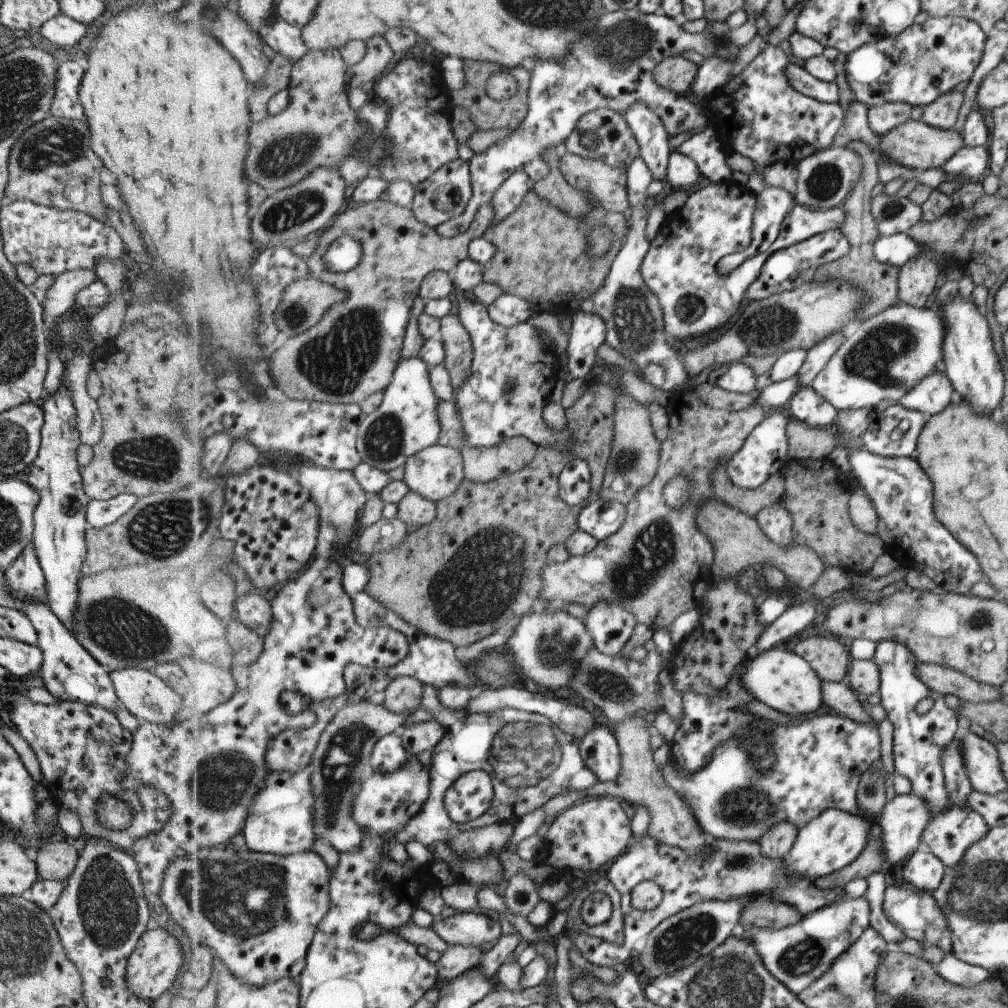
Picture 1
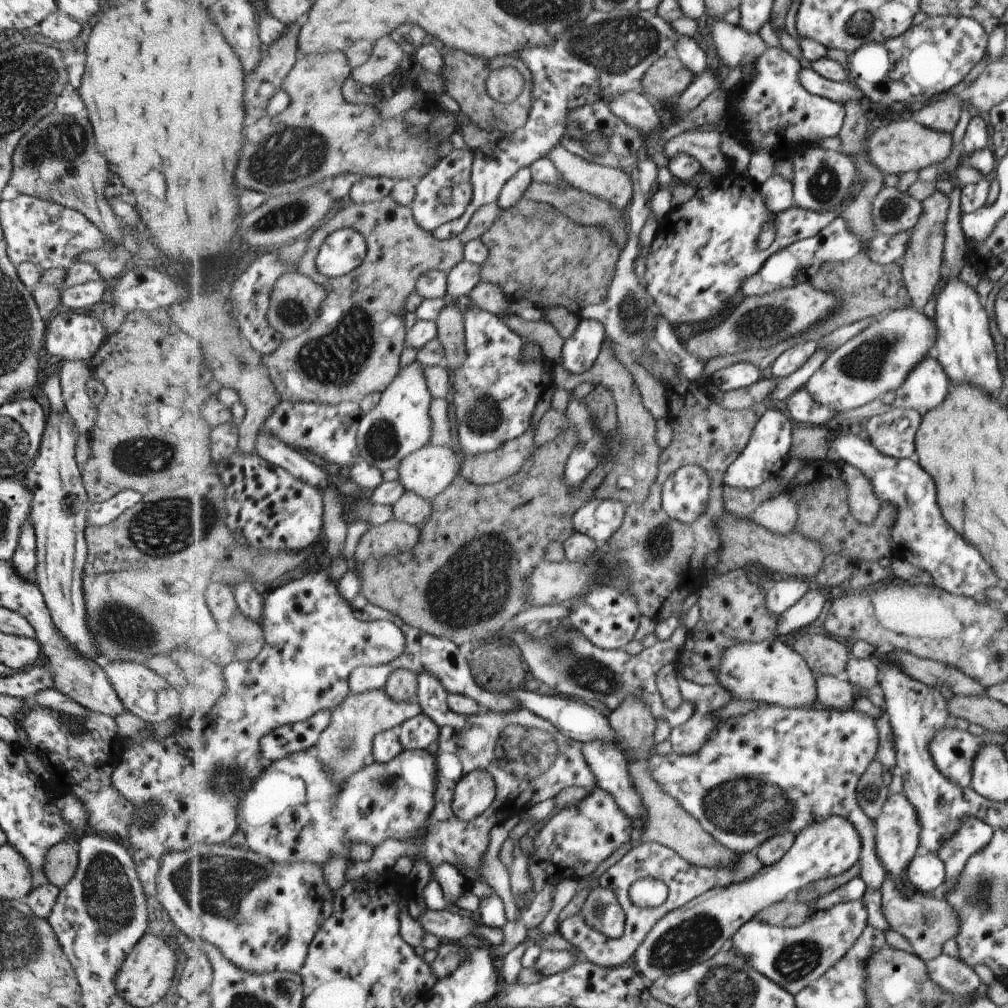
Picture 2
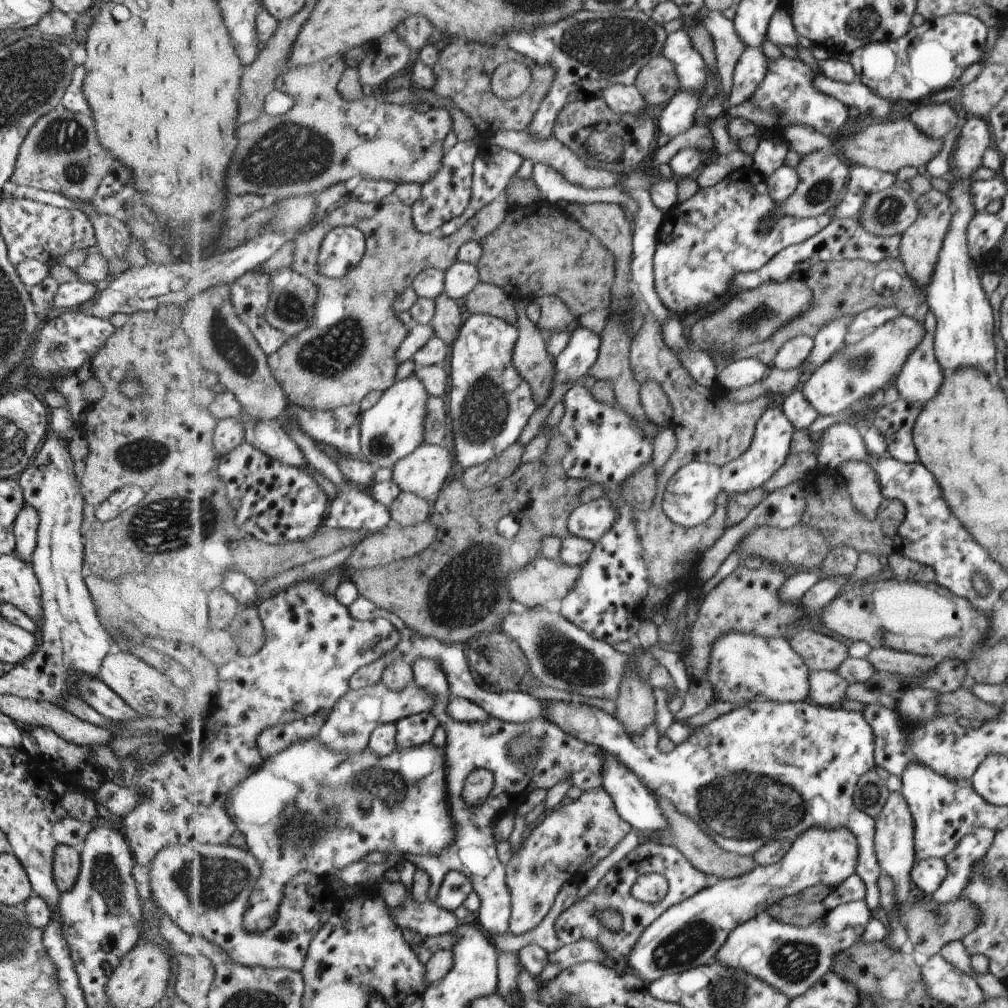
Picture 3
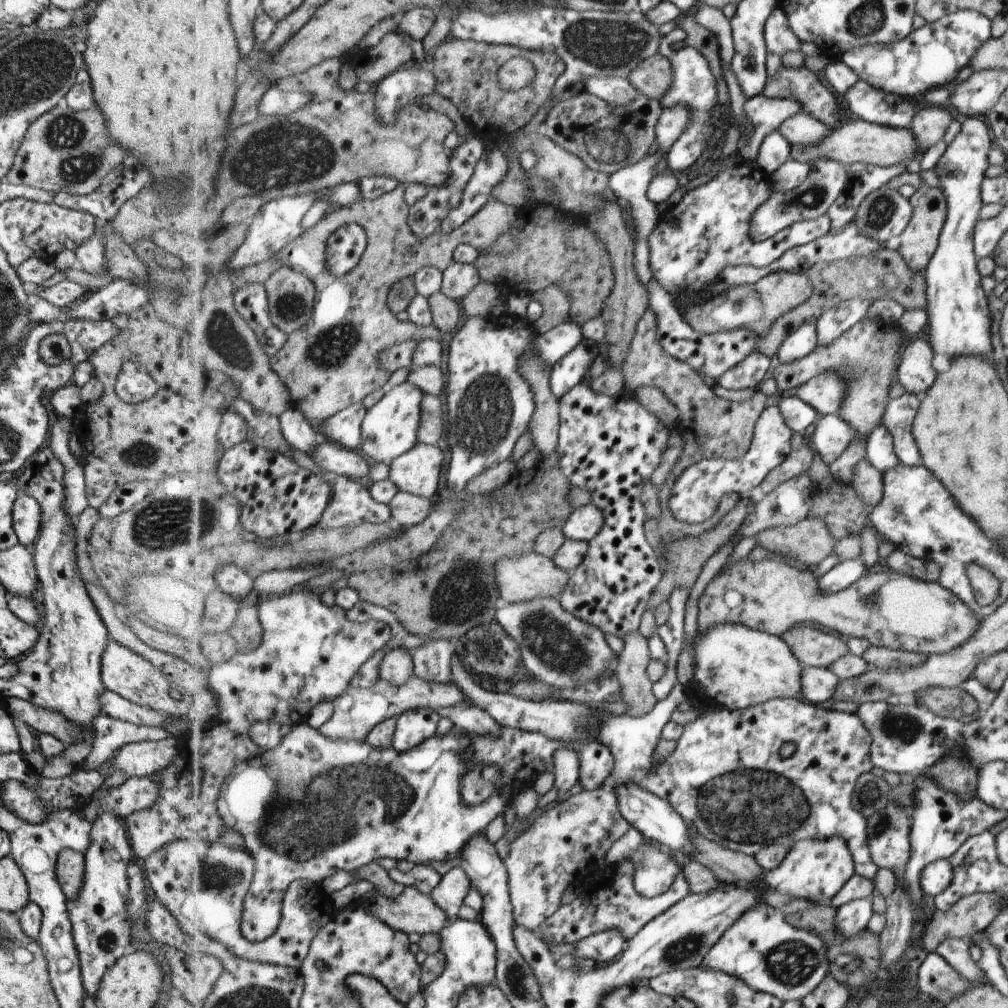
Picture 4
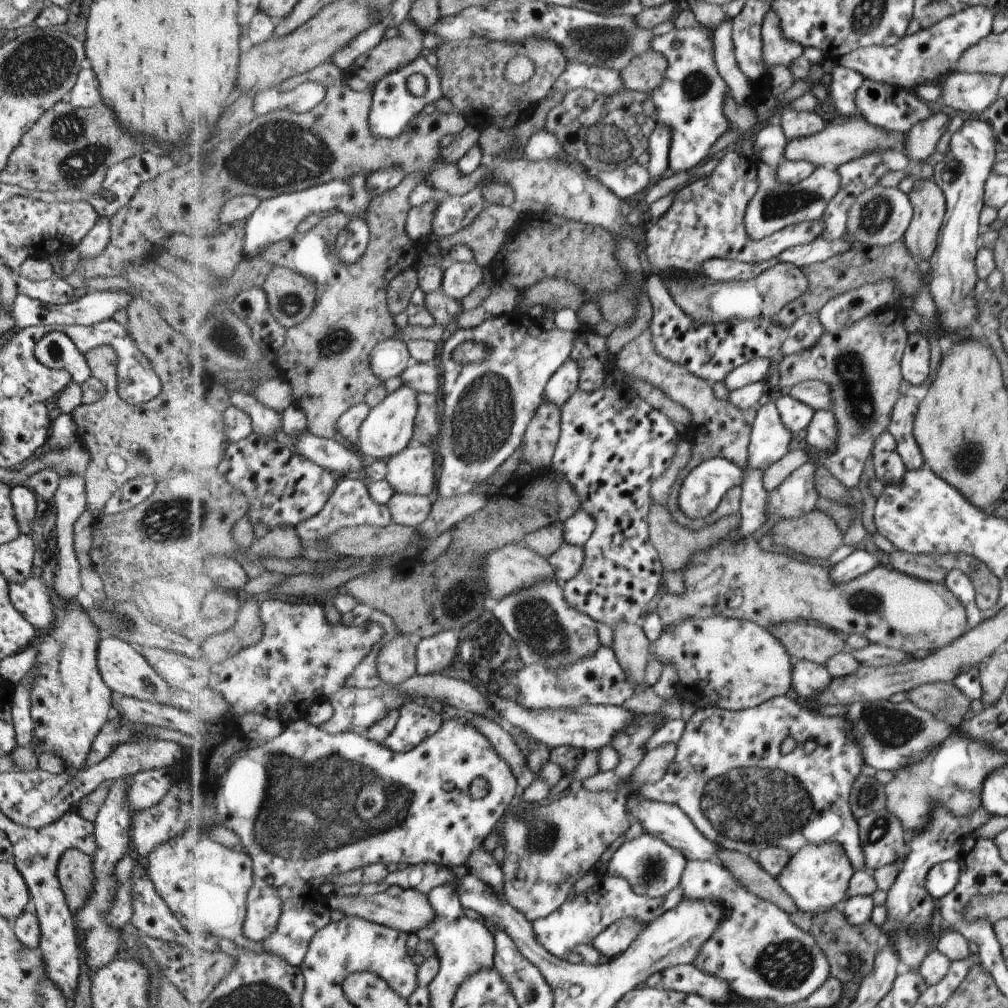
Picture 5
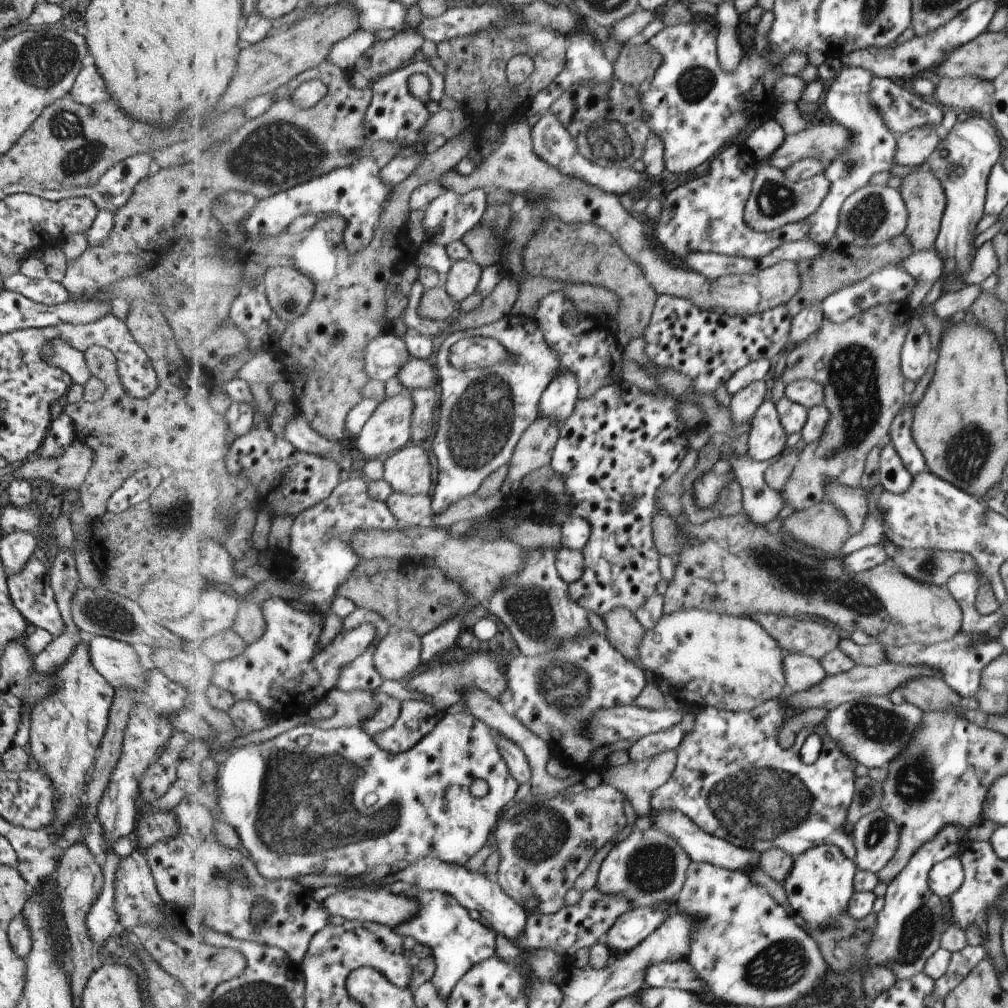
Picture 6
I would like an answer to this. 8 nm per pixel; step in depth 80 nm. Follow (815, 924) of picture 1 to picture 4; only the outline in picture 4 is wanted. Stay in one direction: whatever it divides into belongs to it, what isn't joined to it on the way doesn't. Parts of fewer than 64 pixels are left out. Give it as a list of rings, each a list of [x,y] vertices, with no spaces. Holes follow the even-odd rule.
[[[856,899],[855,902],[849,902],[847,905],[838,908],[837,930],[843,936],[853,938],[861,930],[866,930],[872,916],[871,900]],[[760,901],[755,908],[747,910],[707,954],[703,966],[713,968],[719,972],[725,972],[729,976],[741,978],[751,990],[769,993],[781,998],[783,1003],[803,1000],[818,989],[819,984],[829,976],[830,960],[826,955],[827,948],[823,940],[815,940],[813,932],[807,929],[793,928],[789,922],[785,922],[783,912],[777,908]]]

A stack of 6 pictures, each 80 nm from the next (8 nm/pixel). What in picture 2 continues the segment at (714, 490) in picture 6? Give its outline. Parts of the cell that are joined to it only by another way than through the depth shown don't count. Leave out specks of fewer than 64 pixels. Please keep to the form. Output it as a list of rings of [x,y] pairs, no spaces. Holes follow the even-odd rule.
[[[770,407],[755,428],[751,441],[743,453],[729,466],[724,475],[724,486],[731,488],[755,489],[765,485],[767,480],[777,477],[787,465],[792,448],[792,438],[795,423],[787,413]],[[698,463],[677,470],[662,491],[662,506],[669,518],[693,524],[700,516],[707,514],[713,476]]]

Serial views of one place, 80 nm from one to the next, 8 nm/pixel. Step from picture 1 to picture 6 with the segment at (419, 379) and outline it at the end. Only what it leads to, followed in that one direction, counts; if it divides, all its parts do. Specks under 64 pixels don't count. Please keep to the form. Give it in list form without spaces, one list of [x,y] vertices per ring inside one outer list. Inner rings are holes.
[[[405,389],[405,392],[399,394],[399,396],[382,399],[379,408],[375,410],[374,416],[371,416],[369,422],[365,424],[363,431],[356,437],[357,449],[363,453],[365,458],[385,458],[395,451],[408,446],[412,441],[412,423],[415,404],[410,392],[411,390]]]

